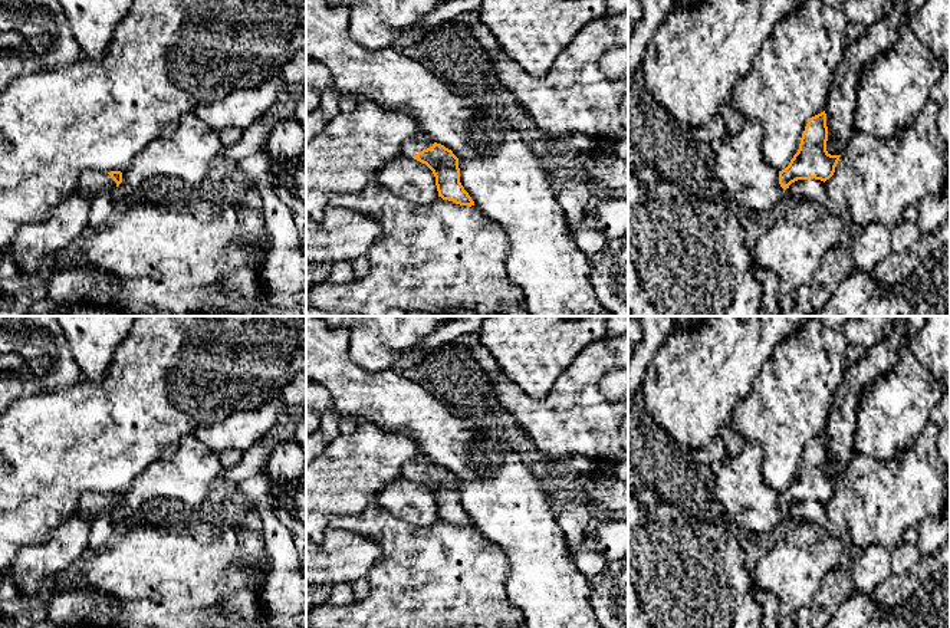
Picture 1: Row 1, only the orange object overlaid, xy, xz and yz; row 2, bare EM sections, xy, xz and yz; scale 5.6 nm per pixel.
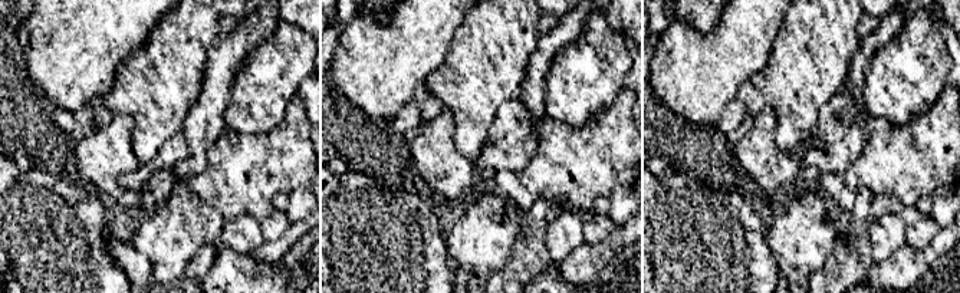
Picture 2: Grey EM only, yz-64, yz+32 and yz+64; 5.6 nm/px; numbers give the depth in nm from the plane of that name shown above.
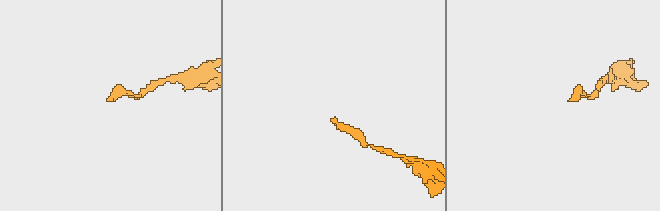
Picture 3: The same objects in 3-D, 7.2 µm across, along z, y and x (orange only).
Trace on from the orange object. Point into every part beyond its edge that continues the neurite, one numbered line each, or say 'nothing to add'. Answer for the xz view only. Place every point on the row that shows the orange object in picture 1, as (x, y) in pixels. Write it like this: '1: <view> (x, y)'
1: xz (410, 148)

